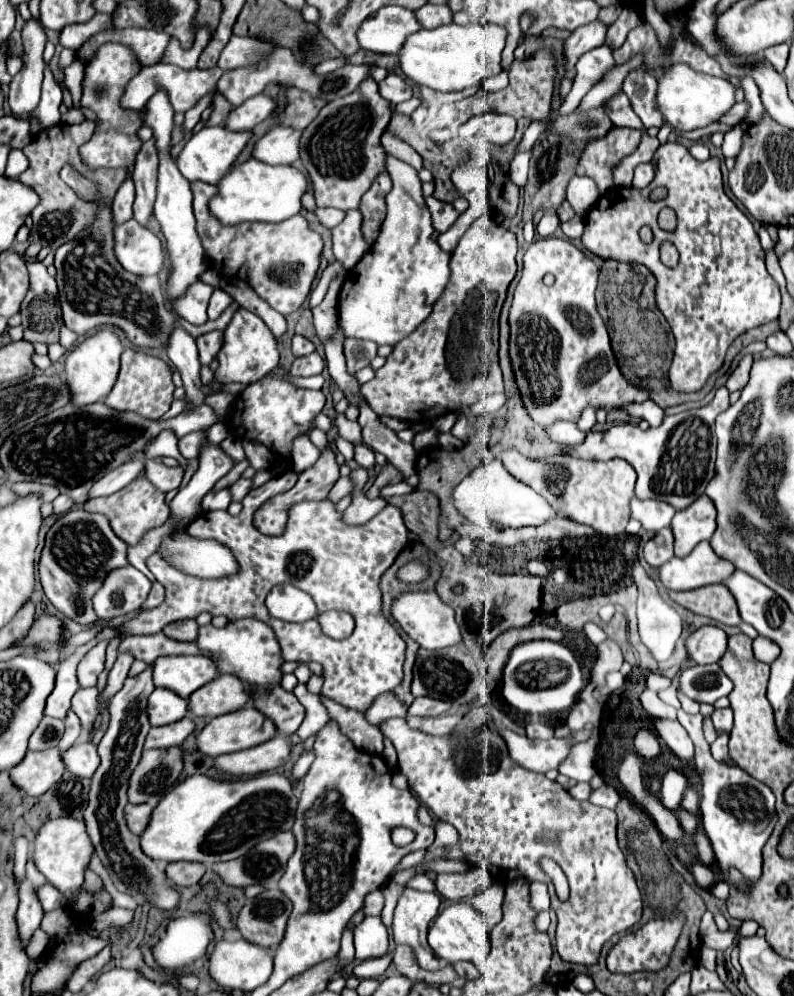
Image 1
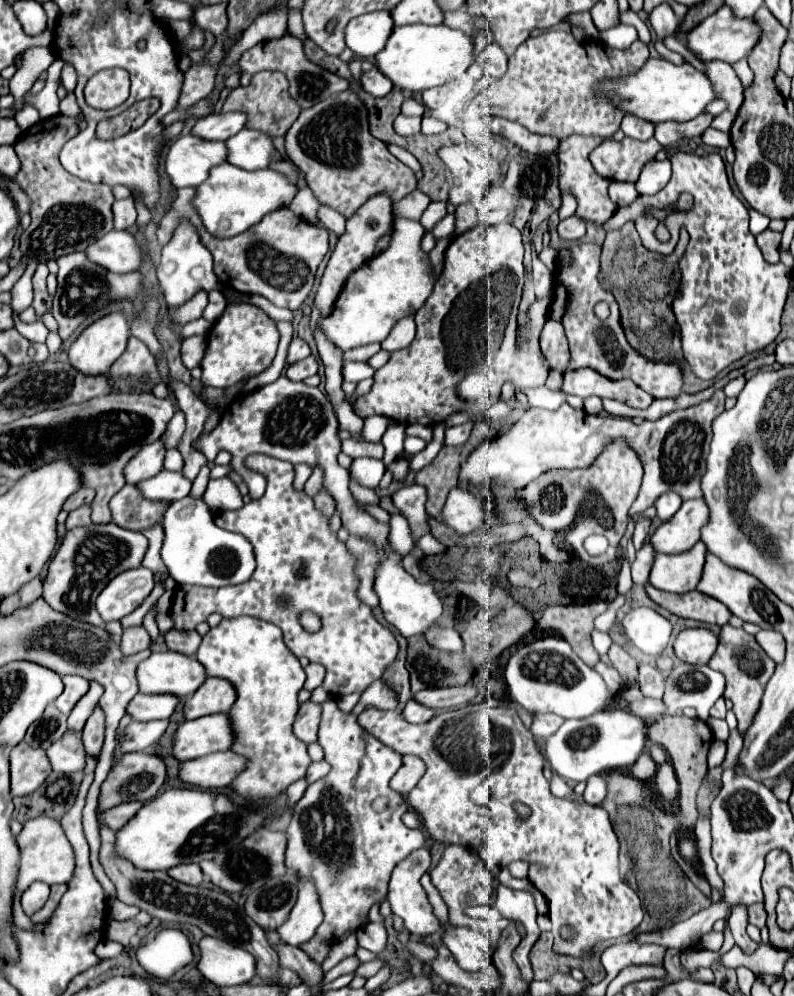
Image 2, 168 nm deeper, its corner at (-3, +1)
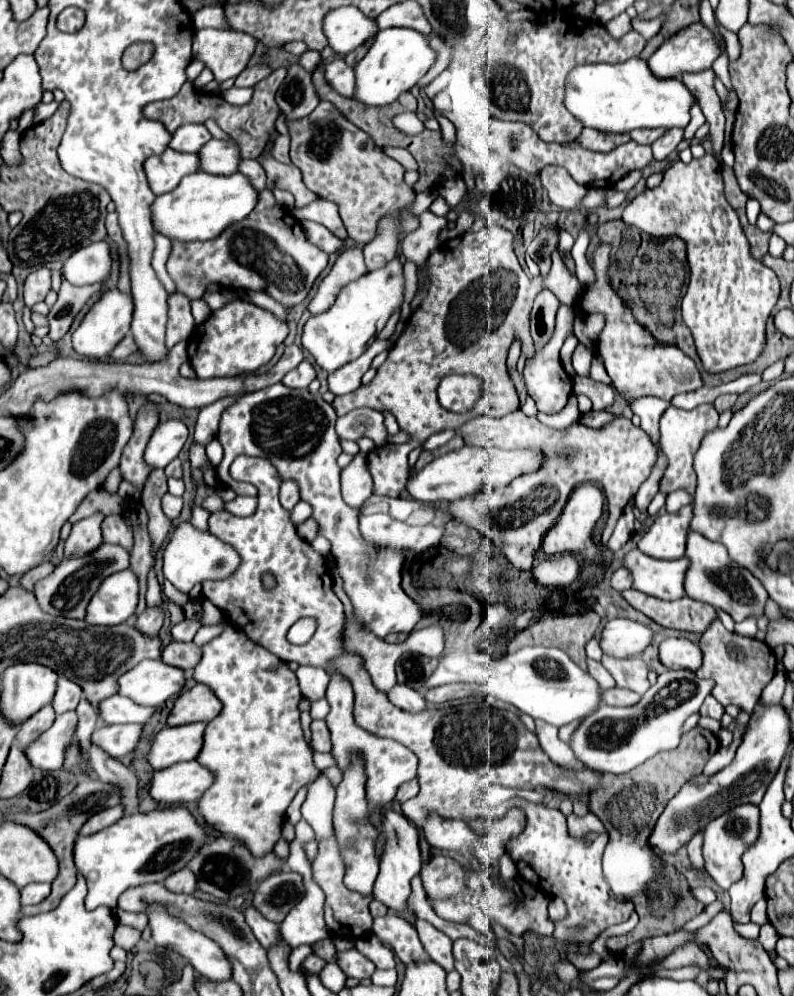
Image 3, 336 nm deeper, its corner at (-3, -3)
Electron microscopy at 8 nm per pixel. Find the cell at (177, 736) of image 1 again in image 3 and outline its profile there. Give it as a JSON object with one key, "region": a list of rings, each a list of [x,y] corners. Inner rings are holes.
{"region":[[[116,724],[116,726],[102,726],[96,728],[92,734],[92,744],[108,752],[112,758],[126,756],[134,752],[140,740],[142,724]]]}

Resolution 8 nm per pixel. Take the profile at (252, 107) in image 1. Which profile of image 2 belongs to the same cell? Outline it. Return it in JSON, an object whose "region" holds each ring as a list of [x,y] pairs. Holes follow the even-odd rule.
{"region":[[[222,112],[222,114],[210,114],[192,128],[192,134],[204,138],[204,140],[228,140],[228,136],[234,136],[240,132],[248,122],[246,112]]]}

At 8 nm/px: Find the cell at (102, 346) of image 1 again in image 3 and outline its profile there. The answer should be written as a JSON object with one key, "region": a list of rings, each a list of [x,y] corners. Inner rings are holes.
{"region":[[[118,288],[102,292],[102,296],[98,298],[98,302],[88,310],[88,314],[82,320],[82,324],[72,334],[74,350],[78,354],[82,354],[82,356],[92,356],[92,358],[104,358],[104,356],[108,356],[114,350],[114,346],[124,338],[124,334],[130,330],[132,312],[134,312],[132,294],[120,292]]]}

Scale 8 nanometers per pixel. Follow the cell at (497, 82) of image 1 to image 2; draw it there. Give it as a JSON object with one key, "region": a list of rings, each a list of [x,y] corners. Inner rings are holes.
{"region":[[[492,42],[486,50],[482,50],[478,54],[476,64],[472,64],[472,68],[470,68],[470,74],[474,78],[482,78],[484,74],[500,78],[500,76],[504,76],[506,70],[508,70],[508,58],[506,58],[506,54],[502,52],[502,48],[496,42]]]}

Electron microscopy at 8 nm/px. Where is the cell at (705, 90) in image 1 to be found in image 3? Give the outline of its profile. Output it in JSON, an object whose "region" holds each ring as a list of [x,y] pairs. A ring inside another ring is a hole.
{"region":[[[626,60],[620,64],[580,64],[572,68],[566,80],[566,92],[564,92],[564,106],[566,110],[582,122],[584,128],[594,128],[604,134],[624,134],[632,132],[636,128],[684,128],[690,122],[690,106],[692,106],[692,94],[678,78],[660,80],[656,78],[648,64],[644,60]]]}

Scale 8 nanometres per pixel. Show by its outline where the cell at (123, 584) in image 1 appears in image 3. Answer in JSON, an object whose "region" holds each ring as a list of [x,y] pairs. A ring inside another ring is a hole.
{"region":[[[132,570],[114,572],[104,578],[96,596],[92,596],[86,622],[94,626],[116,626],[126,622],[138,604],[138,580]]]}

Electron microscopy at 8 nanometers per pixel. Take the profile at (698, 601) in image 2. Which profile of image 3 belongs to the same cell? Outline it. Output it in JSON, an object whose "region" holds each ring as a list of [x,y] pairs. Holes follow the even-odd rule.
{"region":[[[630,588],[630,590],[622,592],[622,598],[632,608],[636,608],[638,612],[642,612],[644,616],[648,616],[650,620],[654,620],[656,624],[660,624],[664,628],[702,634],[710,626],[710,622],[716,618],[716,610],[712,606],[708,606],[704,602],[696,602],[688,596],[666,602],[666,600],[646,596],[646,594]]]}

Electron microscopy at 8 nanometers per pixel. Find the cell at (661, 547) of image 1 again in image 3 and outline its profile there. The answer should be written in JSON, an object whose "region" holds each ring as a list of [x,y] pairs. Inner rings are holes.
{"region":[[[618,568],[616,572],[612,572],[610,576],[610,586],[618,592],[626,590],[626,588],[632,588],[632,580],[630,580],[630,574],[624,570],[624,568]]]}

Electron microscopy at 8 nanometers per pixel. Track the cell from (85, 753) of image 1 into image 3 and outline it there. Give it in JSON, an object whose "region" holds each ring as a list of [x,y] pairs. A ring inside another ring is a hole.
{"region":[[[64,712],[56,716],[56,722],[48,732],[42,732],[24,754],[28,754],[28,762],[40,770],[60,770],[64,762],[64,750],[74,738],[76,732],[76,712]]]}

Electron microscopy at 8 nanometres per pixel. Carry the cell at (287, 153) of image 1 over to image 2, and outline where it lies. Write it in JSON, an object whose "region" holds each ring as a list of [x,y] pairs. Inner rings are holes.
{"region":[[[250,128],[240,130],[236,136],[228,138],[226,144],[228,162],[246,170],[268,168],[274,162],[274,154],[278,152],[272,136],[264,136],[264,132],[256,132]]]}

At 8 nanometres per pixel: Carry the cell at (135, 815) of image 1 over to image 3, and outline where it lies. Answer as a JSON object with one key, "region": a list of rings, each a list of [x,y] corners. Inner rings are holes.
{"region":[[[112,806],[112,808],[106,808],[102,812],[96,812],[94,816],[90,816],[86,820],[86,824],[80,828],[80,836],[90,836],[94,832],[100,832],[108,826],[112,826],[114,822],[118,822],[122,818],[122,806]]]}

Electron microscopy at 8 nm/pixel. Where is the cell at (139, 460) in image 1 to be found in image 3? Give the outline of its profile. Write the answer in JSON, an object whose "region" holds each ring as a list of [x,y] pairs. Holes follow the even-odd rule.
{"region":[[[166,420],[158,424],[158,428],[154,430],[146,446],[144,458],[148,460],[150,466],[164,468],[170,460],[174,460],[180,454],[186,438],[188,438],[188,428],[182,420]]]}

